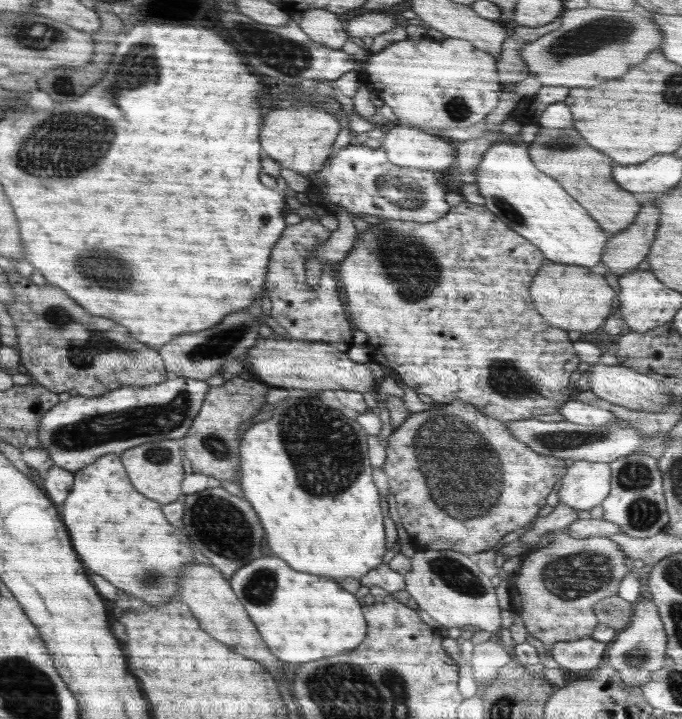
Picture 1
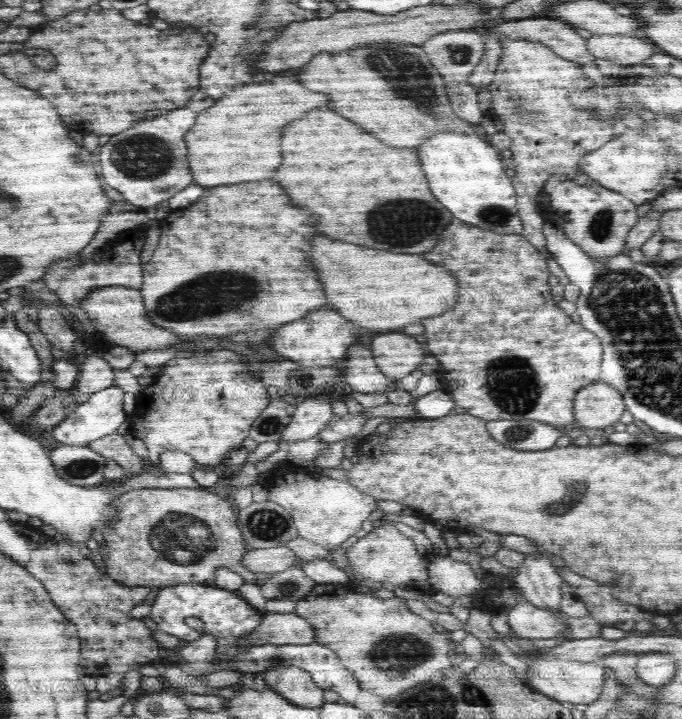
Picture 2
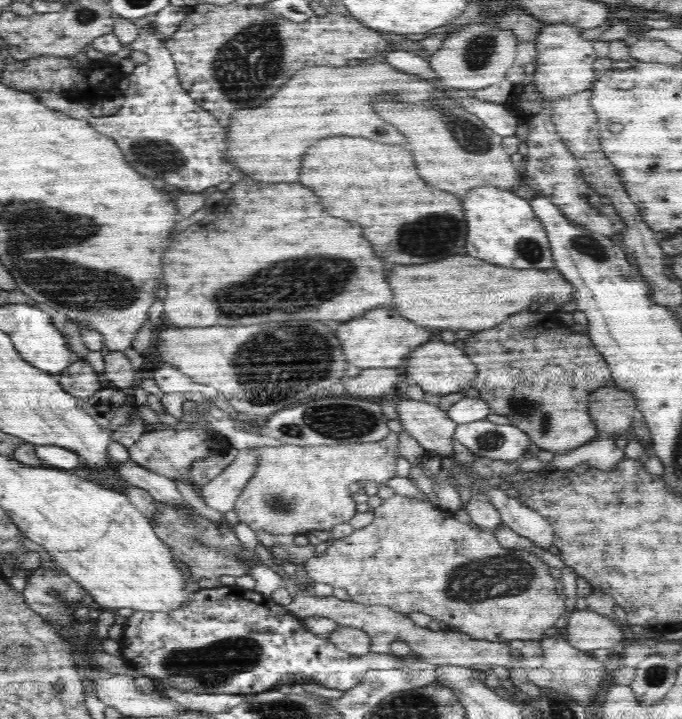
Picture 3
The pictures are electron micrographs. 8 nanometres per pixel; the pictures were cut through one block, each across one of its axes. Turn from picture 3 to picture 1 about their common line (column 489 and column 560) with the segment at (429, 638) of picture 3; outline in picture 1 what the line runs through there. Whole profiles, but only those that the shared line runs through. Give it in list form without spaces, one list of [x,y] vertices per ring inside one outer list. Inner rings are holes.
[[[590,636],[575,641],[556,642],[551,655],[564,670],[574,673],[575,676],[582,676],[600,665],[607,647],[607,643]]]

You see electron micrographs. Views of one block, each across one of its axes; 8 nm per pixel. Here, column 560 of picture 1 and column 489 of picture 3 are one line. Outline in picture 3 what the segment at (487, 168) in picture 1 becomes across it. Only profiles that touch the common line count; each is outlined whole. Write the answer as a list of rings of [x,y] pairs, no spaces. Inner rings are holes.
[[[485,184],[468,190],[465,196],[466,255],[516,270],[555,269],[546,229],[528,200],[516,195],[513,190],[500,190]]]

